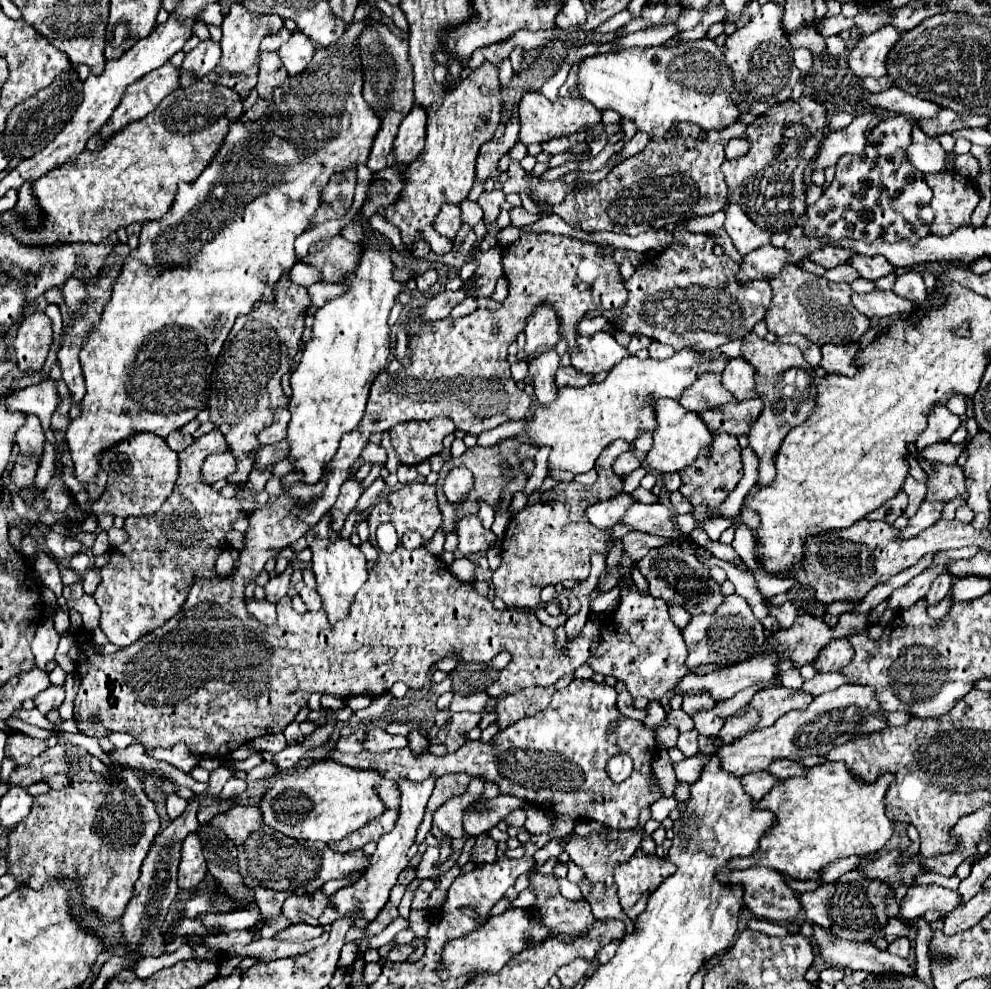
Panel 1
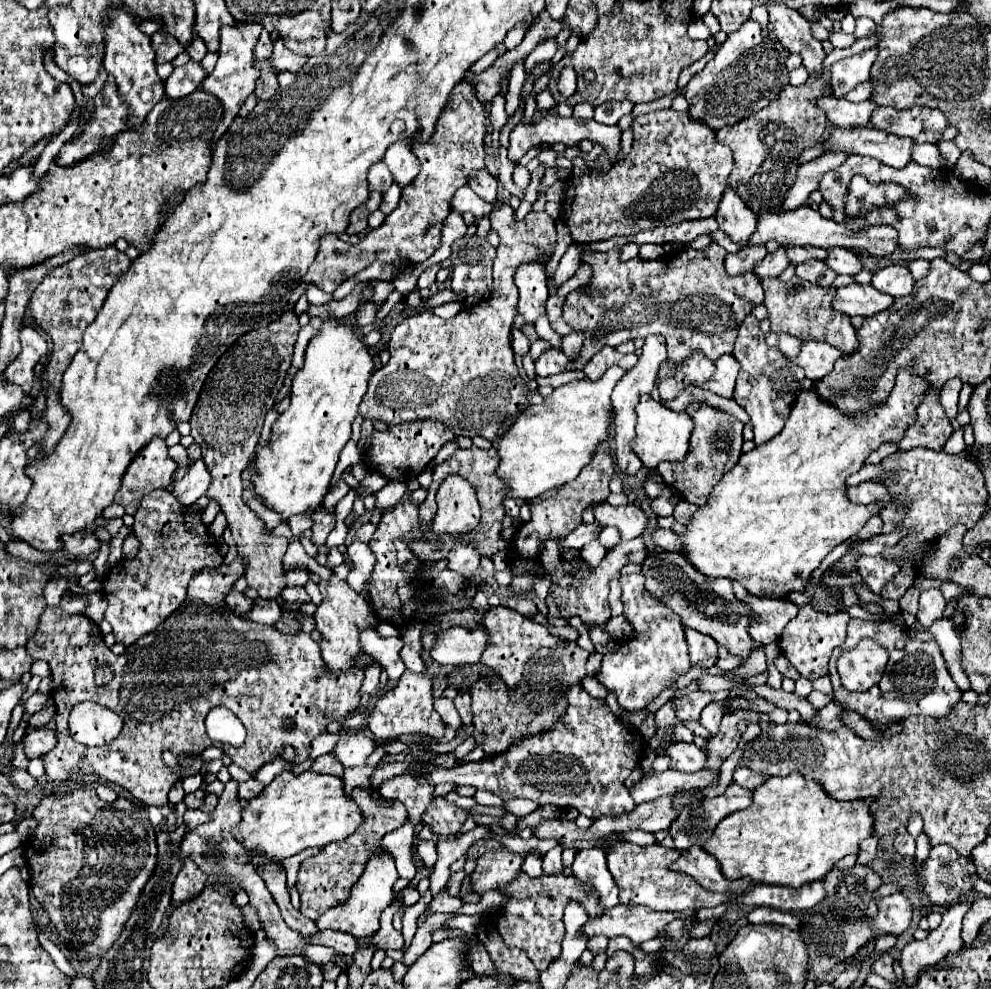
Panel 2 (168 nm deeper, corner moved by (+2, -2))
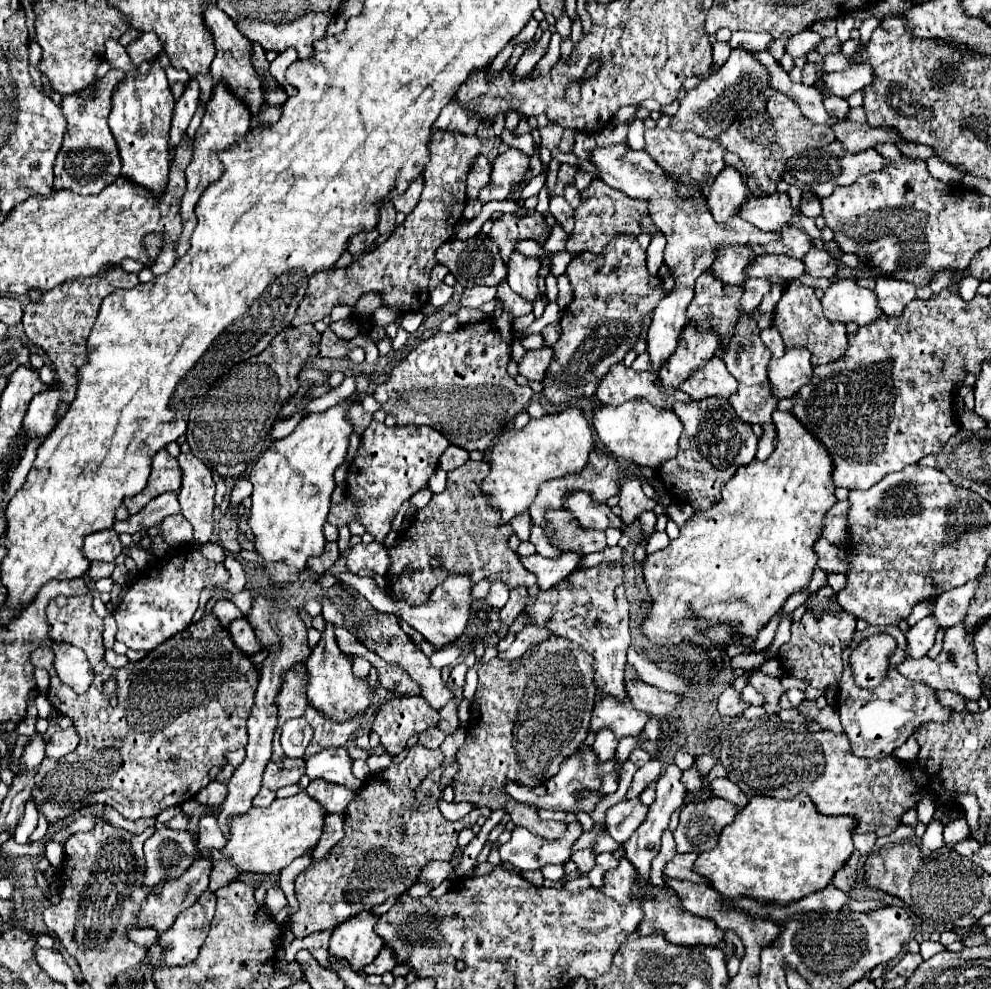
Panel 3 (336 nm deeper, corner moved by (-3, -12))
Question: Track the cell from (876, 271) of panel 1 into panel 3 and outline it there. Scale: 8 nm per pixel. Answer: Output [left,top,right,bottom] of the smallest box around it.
[802,247,838,279]

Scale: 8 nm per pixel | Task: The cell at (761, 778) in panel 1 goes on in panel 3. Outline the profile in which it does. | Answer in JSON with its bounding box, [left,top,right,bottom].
[674,797,738,853]

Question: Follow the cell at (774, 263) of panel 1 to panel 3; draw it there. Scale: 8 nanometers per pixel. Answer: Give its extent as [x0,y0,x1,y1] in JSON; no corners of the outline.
[710,245,756,285]

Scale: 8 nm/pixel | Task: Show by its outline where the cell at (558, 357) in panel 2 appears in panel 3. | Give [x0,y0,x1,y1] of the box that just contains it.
[518,347,554,381]

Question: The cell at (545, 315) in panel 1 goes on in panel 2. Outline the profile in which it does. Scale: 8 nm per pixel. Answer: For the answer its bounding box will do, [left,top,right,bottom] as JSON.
[513,263,549,323]

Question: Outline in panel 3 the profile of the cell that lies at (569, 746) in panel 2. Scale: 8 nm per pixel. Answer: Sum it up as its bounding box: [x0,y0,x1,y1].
[504,745,622,815]

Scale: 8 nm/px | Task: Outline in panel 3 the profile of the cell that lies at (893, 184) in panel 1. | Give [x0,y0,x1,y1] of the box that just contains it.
[740,279,772,313]

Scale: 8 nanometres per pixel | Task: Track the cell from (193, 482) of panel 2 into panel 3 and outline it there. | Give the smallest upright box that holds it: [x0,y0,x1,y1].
[114,491,180,535]

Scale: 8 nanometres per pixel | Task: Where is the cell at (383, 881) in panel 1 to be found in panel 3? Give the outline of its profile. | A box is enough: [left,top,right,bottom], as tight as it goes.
[330,911,384,973]

